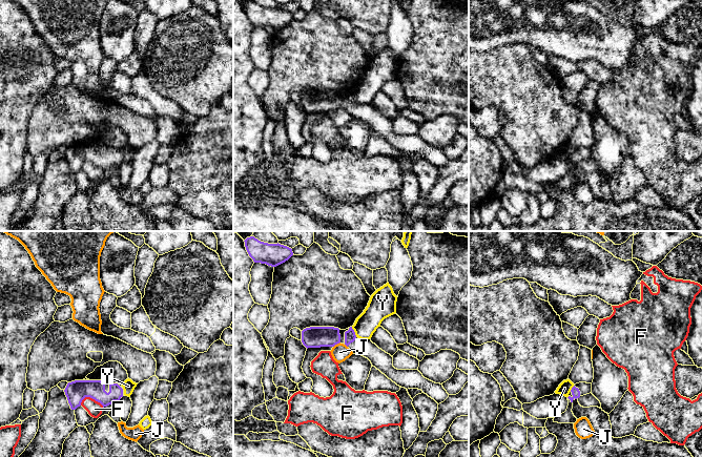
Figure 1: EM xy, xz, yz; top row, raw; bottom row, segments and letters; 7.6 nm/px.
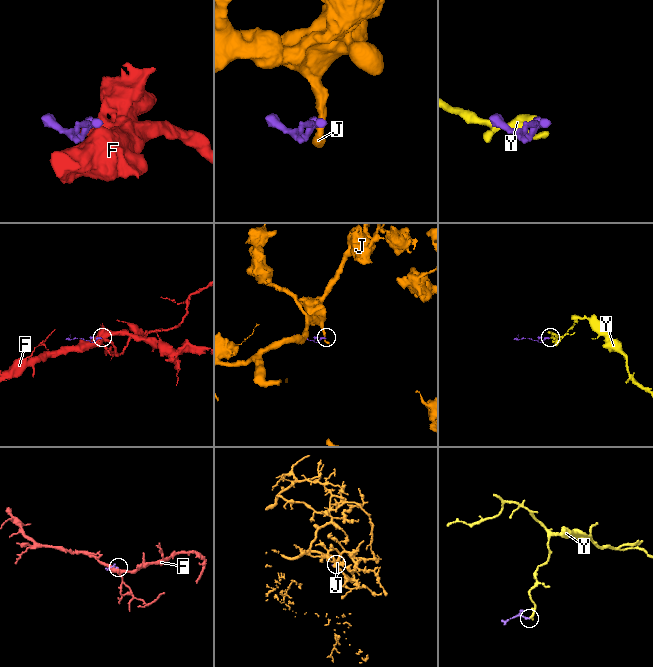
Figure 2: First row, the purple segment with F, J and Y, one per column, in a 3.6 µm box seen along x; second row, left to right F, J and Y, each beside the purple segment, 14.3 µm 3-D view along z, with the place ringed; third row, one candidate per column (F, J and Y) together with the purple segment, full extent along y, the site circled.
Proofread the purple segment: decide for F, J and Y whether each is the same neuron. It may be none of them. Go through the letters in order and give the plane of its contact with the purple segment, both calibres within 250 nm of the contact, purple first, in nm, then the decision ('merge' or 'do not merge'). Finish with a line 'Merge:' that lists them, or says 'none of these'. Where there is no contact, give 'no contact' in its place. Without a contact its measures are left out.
F: xy | 160/120 nm | do not merge
J: xz | 160/140 nm | do not merge
Y: xz | 90/170 nm | do not merge
Merge: none of these

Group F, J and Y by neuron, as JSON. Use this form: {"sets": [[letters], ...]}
{"sets": [["F"], ["J"], ["Y"]]}

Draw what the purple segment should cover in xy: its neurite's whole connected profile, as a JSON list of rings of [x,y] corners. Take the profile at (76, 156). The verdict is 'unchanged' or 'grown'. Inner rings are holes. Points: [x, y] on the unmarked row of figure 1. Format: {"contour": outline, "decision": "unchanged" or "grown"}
{"contour": [[[87,143],[68,147],[64,157],[71,174],[76,174],[80,171],[85,162],[95,164],[104,172],[113,166],[120,166],[124,161],[122,148],[89,145]]], "decision": "grown"}

